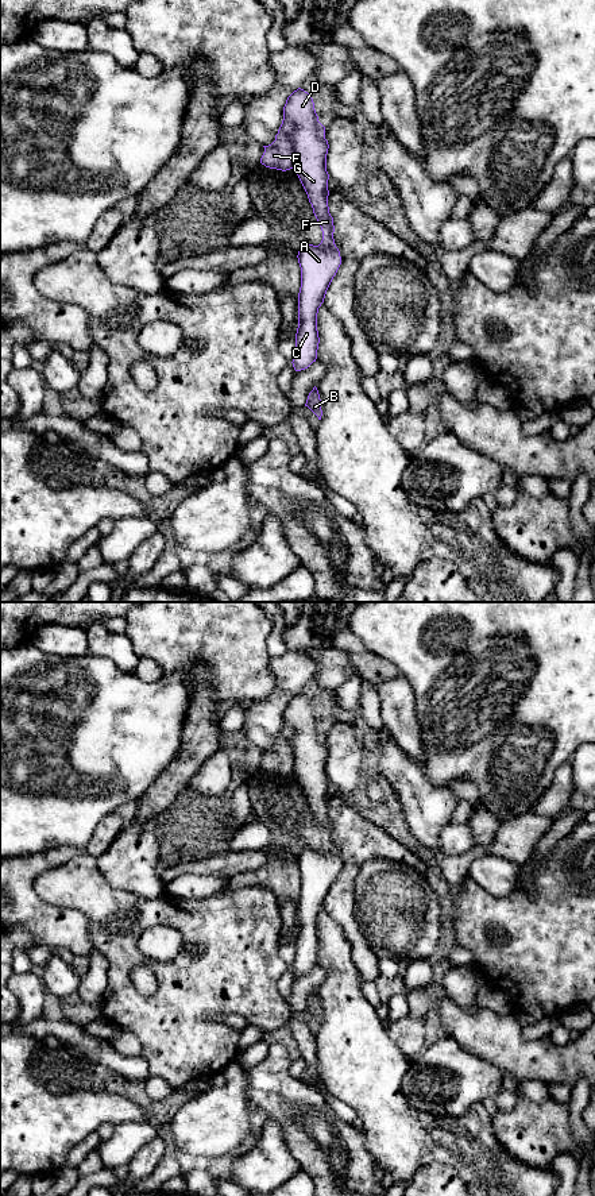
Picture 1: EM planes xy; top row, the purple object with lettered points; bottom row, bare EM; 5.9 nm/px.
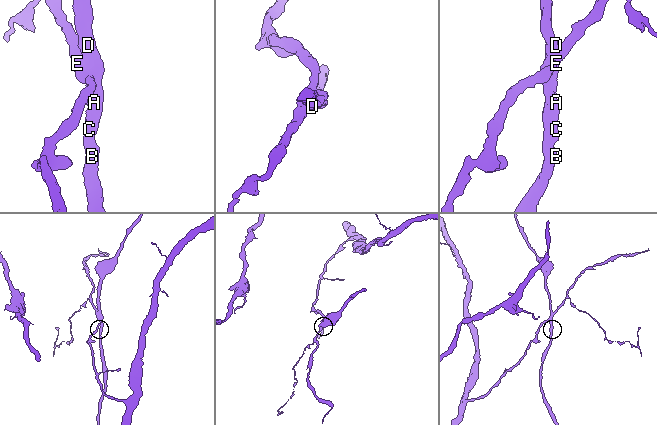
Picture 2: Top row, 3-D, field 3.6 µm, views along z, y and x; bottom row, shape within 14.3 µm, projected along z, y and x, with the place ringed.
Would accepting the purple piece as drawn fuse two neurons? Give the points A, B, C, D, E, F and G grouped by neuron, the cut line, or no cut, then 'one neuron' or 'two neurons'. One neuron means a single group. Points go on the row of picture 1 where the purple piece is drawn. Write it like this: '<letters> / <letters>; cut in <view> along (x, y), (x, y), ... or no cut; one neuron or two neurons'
A B C D F G / E; cut in xy along (284, 116), (292, 127), (293, 168); two neurons

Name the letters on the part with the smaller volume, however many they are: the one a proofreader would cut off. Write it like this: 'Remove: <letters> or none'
Remove: A, B, C, D, F, G

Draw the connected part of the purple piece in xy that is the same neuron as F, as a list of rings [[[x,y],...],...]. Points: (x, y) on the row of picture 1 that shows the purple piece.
[[[301,88],[294,90],[286,100],[283,117],[293,127],[290,135],[294,146],[293,170],[308,194],[322,231],[322,240],[318,246],[304,246],[297,255],[301,267],[301,288],[295,352],[291,363],[295,371],[301,371],[317,359],[320,343],[317,313],[341,265],[341,256],[335,244],[333,217],[328,207],[327,154],[329,144],[312,96]]]

